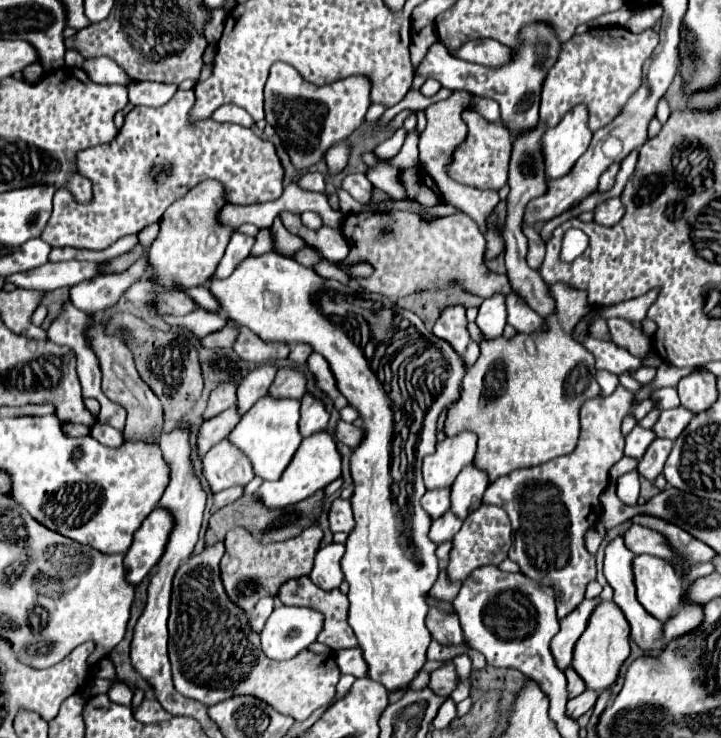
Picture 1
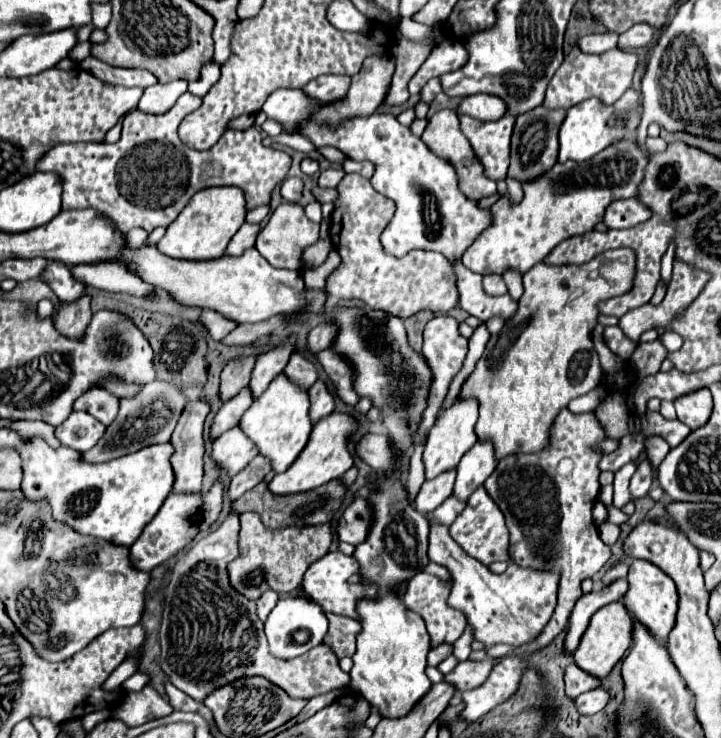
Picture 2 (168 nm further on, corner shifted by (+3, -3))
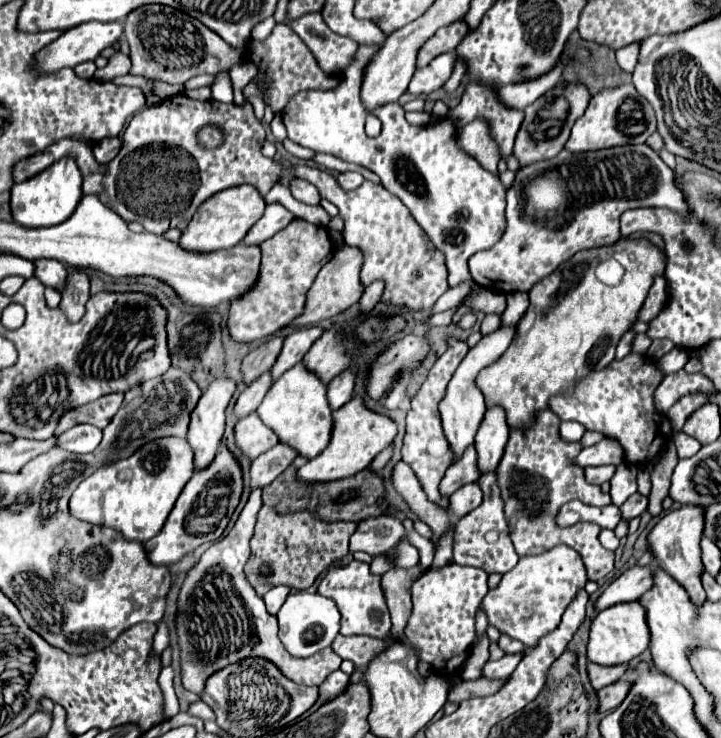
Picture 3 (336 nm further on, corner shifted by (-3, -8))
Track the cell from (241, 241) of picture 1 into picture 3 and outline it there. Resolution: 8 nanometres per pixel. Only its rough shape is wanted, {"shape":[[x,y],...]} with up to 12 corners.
{"shape":[[266,205],[264,215],[242,239],[244,245],[262,241],[284,229],[294,215],[282,205]]}

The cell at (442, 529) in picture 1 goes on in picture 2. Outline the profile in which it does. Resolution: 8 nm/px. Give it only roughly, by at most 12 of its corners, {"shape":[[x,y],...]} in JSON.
{"shape":[[454,494],[448,496],[436,510],[434,518],[450,526],[464,510]]}

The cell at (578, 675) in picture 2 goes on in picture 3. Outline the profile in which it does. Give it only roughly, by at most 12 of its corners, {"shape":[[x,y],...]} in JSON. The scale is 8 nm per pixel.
{"shape":[[588,663],[588,677],[594,691],[616,683],[626,665],[598,667]]}

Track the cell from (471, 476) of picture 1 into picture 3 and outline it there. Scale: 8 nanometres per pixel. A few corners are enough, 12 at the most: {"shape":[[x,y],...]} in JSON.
{"shape":[[488,409],[476,435],[480,475],[502,461],[508,425]]}

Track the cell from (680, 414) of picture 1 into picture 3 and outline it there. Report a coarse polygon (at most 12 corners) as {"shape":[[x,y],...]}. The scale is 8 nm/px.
{"shape":[[684,431],[676,433],[672,443],[680,457],[690,457],[702,447]]}

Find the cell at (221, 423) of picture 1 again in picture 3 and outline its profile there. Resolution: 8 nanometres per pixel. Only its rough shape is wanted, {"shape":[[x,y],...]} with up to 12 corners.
{"shape":[[270,373],[250,383],[234,405],[238,419],[258,409],[270,389]]}

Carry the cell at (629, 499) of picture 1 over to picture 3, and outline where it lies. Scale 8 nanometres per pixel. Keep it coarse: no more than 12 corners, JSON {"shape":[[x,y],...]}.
{"shape":[[618,465],[610,495],[620,507],[638,489],[636,465]]}

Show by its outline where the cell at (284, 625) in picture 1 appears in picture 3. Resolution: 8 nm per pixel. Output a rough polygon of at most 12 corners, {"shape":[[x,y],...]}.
{"shape":[[290,593],[276,617],[294,657],[332,645],[336,603],[318,593]]}

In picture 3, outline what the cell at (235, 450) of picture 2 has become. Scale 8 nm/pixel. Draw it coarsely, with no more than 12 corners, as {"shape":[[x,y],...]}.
{"shape":[[256,413],[234,427],[236,447],[254,461],[278,443]]}

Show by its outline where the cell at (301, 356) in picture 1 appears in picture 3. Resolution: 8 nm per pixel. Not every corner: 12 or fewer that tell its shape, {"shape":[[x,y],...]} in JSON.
{"shape":[[372,283],[360,297],[358,319],[368,315],[382,295],[382,283]]}

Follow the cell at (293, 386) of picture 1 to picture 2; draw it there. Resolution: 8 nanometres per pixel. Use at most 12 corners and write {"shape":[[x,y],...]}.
{"shape":[[300,352],[284,368],[290,380],[302,388],[318,380],[318,370]]}

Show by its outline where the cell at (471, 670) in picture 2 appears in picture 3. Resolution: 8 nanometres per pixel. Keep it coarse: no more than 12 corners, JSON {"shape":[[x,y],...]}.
{"shape":[[522,653],[504,655],[498,661],[486,661],[482,677],[508,679]]}

